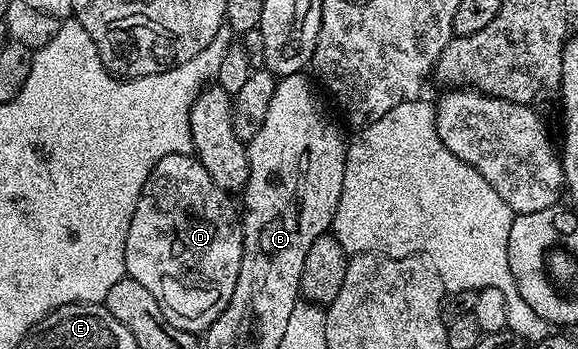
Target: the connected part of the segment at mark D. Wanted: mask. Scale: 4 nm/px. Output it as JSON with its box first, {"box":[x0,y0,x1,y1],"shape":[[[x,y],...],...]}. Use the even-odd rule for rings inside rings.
{"box":[125,154,243,332],"shape":[[[174,154],[157,160],[133,212],[129,236],[125,236],[126,277],[153,292],[153,300],[161,304],[165,320],[182,330],[205,332],[225,312],[231,303],[233,288],[243,255],[243,223],[240,211],[230,202],[228,191],[220,188],[197,157],[191,154]]]}

